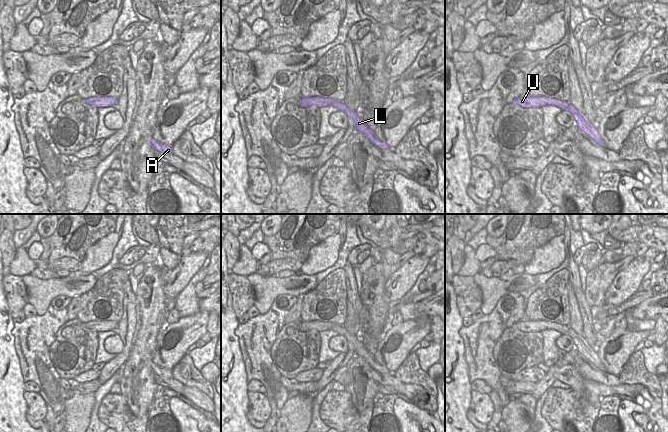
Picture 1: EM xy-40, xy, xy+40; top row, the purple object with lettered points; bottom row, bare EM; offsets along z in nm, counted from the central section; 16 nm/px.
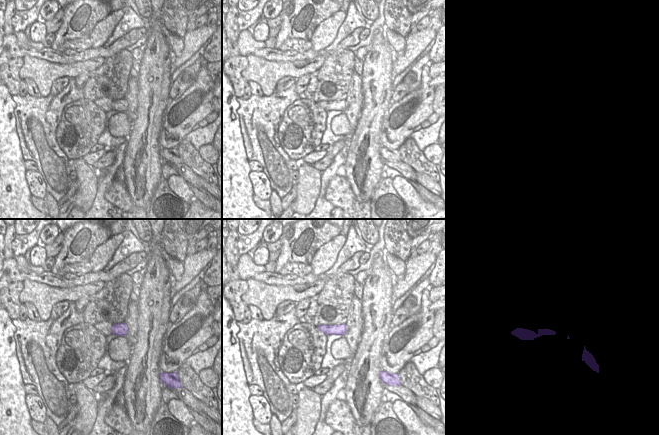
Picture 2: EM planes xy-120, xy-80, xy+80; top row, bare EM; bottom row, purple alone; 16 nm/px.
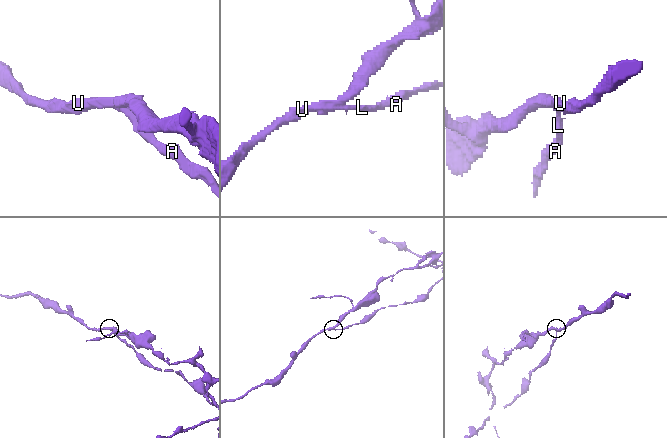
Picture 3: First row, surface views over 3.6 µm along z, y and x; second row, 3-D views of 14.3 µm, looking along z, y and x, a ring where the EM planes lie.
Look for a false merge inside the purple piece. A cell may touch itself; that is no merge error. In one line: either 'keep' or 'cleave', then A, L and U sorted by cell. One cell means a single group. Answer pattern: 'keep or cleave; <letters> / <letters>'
cleave; A L / U

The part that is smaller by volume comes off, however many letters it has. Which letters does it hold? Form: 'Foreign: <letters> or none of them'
Foreign: A, L

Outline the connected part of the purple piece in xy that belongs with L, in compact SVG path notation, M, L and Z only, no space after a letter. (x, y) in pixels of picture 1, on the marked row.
M334 105L333 107L337 108L339 111L343 111L347 116L350 116L354 120L354 130L362 134L367 138L372 144L376 147L384 150L392 150L385 142L378 139L373 129L369 128L362 119L362 112L360 114L357 111L353 111L350 108L340 105Z

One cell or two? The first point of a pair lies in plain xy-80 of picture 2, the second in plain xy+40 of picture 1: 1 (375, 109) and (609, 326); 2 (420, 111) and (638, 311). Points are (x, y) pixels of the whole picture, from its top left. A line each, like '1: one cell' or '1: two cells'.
1: two cells
2: two cells

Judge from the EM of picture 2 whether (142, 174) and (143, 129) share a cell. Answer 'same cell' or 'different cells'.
same cell

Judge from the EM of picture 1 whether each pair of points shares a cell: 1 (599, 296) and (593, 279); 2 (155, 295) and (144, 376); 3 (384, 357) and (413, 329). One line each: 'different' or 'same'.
1: different
2: same
3: same

